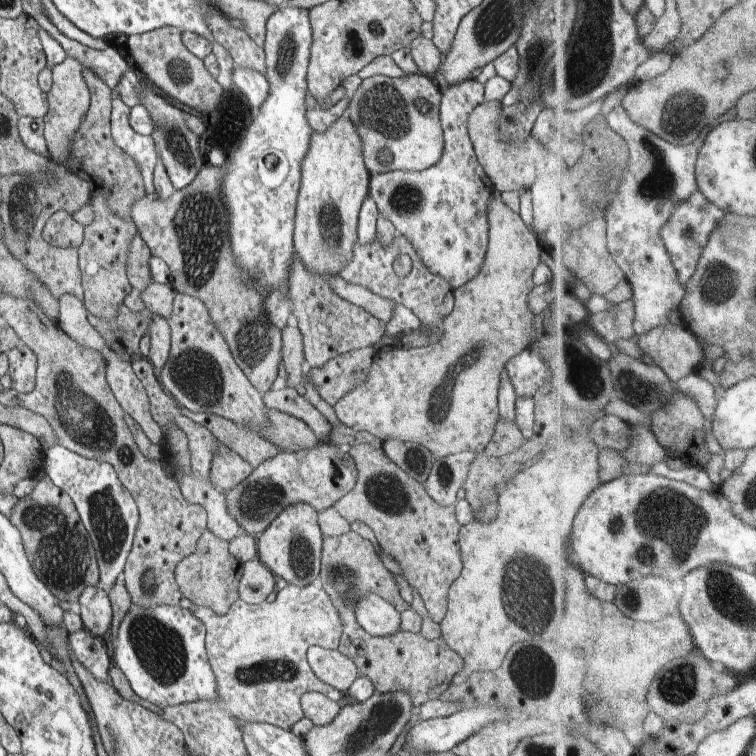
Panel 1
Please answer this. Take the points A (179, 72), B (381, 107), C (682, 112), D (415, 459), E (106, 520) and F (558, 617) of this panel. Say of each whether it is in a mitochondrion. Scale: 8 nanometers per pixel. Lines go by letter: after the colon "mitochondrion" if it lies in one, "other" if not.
A: mitochondrion
B: mitochondrion
C: mitochondrion
D: mitochondrion
E: mitochondrion
F: mitochondrion

